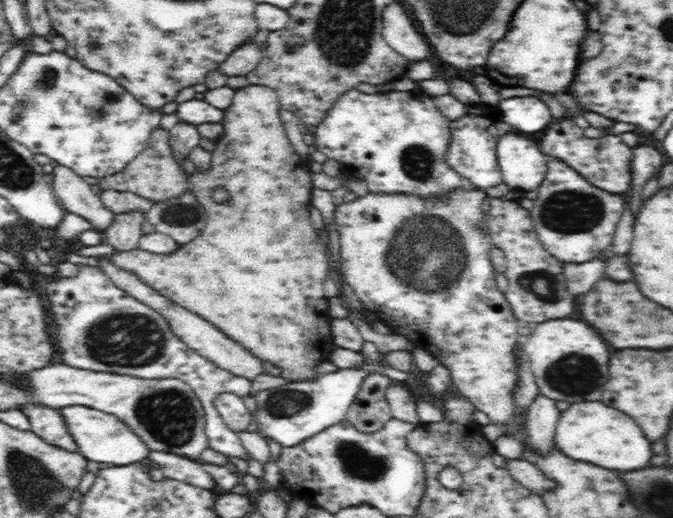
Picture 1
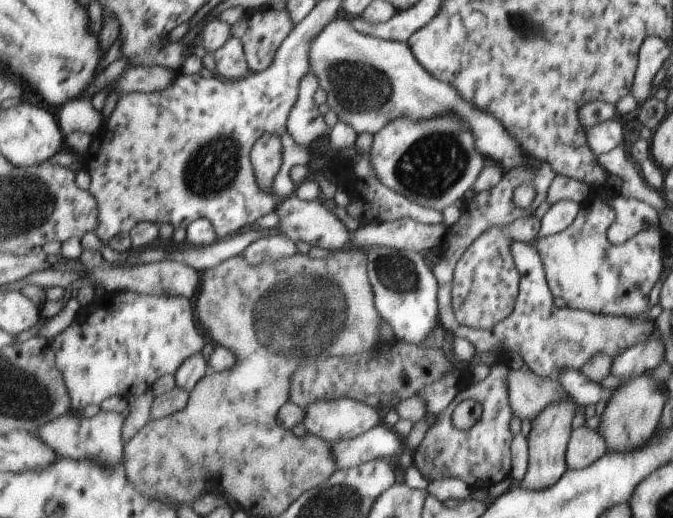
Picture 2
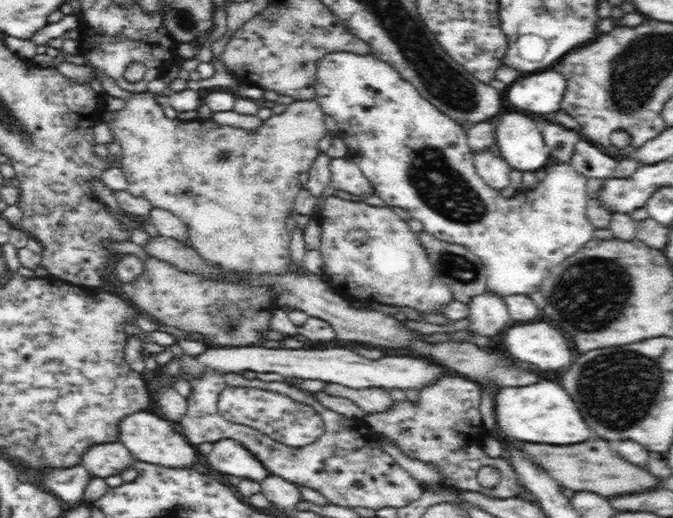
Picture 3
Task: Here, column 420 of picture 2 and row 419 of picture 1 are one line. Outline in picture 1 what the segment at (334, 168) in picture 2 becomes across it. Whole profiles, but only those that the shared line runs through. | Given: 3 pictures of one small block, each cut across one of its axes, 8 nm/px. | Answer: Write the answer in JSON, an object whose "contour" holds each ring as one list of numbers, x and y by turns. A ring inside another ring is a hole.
{"contour":[[79,266,78,274,72,278,50,276,50,280,44,282,42,294,46,294,46,298,50,302,52,322,56,324,54,338,58,342,58,354,64,364,74,366,74,368,84,368,84,370,96,370,96,372,116,372,116,374,128,377,138,377,141,380,175,379,184,381,186,385,192,387,204,409,204,430,208,437,209,447,228,457,236,456,236,458,246,459,250,455,240,442,238,433,230,430,218,414,218,410,214,406,214,398,222,392,231,392,240,397,246,397,251,394,251,379,236,376,192,350,187,343,182,342,182,339,172,332,163,315,118,288,106,276,106,273,97,267]]}

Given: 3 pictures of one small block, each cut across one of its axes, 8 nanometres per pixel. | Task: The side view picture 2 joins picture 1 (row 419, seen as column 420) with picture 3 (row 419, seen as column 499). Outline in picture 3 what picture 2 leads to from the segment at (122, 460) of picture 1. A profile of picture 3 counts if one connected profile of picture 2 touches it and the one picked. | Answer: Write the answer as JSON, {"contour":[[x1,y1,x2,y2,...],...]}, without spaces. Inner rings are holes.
{"contour":[[136,412,120,420,118,440,128,448,136,461,148,462,168,467,192,467,196,462,197,447,190,444,178,431,178,427,168,420,148,412]]}

